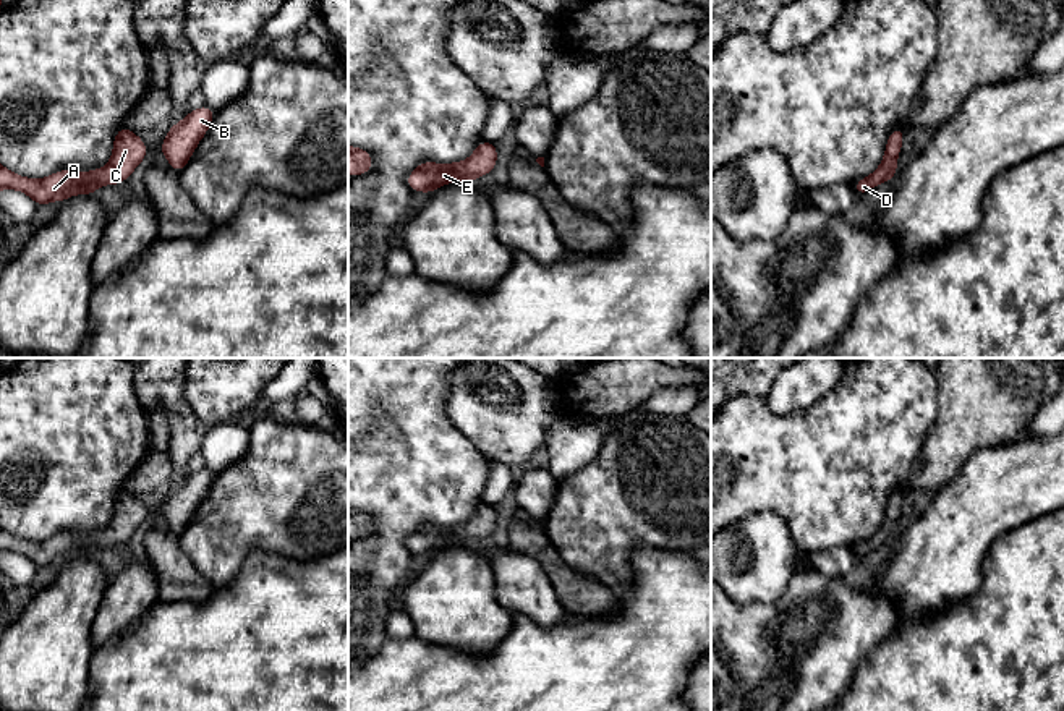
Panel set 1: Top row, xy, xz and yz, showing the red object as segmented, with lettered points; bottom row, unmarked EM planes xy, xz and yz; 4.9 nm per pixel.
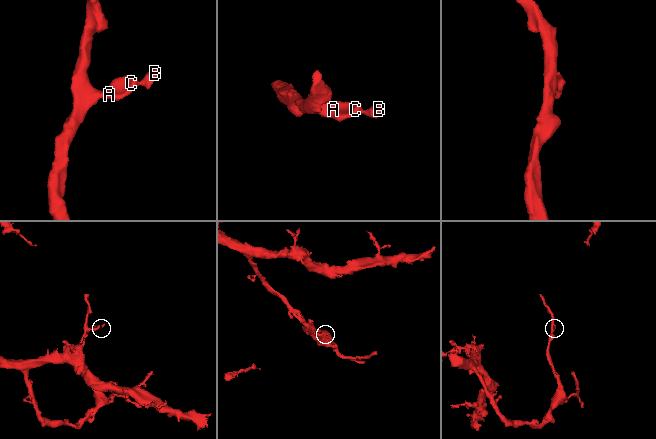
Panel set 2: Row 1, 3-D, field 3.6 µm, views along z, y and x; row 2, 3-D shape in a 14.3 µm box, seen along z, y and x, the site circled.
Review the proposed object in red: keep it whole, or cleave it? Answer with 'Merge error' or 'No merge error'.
No merge error

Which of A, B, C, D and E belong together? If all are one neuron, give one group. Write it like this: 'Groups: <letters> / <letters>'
Groups: A B C D E

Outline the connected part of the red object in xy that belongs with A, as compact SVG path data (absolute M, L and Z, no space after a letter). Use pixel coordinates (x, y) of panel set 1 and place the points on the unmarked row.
M125 487L113 502L112 522L104 531L91 534L58 533L47 541L26 541L0 526L0 554L16 552L28 557L37 568L65 564L74 557L94 557L102 547L121 547L146 522L147 507Z

